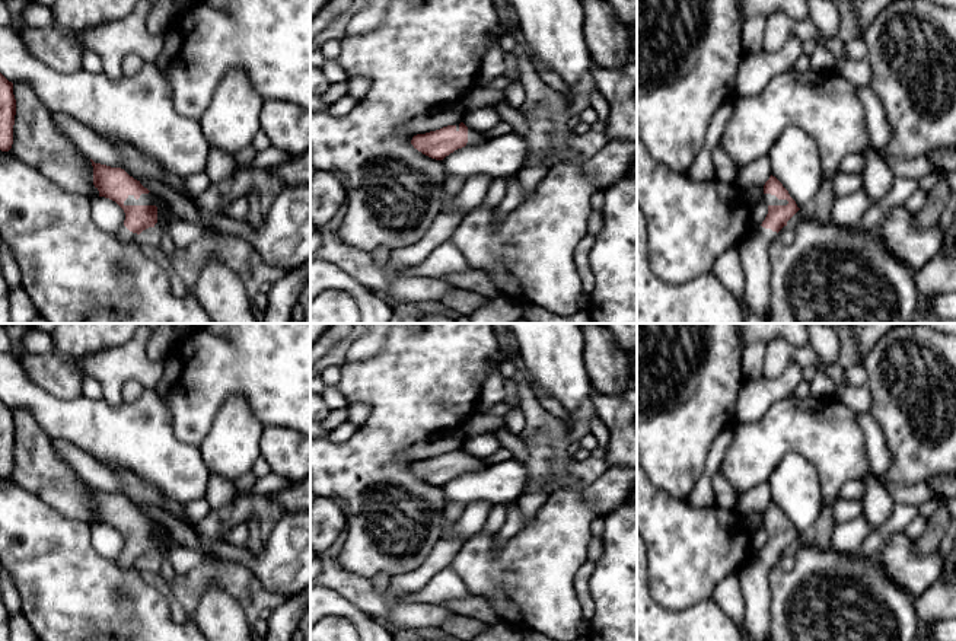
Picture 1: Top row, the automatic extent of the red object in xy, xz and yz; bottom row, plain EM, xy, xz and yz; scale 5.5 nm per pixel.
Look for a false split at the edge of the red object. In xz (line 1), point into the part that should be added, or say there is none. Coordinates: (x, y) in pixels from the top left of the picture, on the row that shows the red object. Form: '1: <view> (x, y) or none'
1: xz (474, 137)

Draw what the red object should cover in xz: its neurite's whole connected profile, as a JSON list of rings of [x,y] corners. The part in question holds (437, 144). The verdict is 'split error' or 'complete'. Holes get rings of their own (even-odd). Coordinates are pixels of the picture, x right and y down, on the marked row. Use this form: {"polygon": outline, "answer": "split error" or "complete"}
{"polygon": [[[461,122],[426,134],[417,134],[412,137],[411,144],[423,154],[436,160],[443,160],[466,144],[482,144],[485,140],[485,135]]], "answer": "split error"}

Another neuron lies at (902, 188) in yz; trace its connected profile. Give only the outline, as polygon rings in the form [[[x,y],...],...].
[[[895,176],[889,195],[871,205],[855,224],[860,232],[871,232],[879,227],[890,208],[905,205],[908,198],[918,189],[918,181]]]

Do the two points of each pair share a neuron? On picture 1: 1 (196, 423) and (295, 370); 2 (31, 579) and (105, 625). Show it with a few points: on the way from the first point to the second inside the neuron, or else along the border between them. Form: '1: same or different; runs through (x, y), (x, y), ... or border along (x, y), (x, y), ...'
1: same; runs through (213, 396), (239, 370), (268, 370)
2: same; runs through (50, 579), (54, 579), (86, 611)

